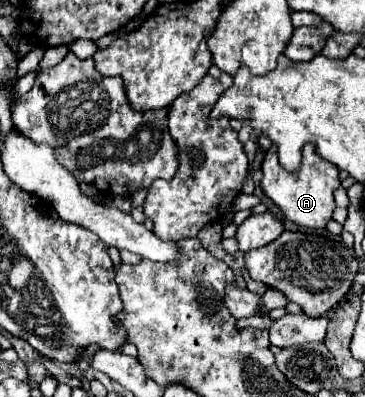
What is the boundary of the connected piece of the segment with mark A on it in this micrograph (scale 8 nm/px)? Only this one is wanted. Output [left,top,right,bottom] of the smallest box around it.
[261,144,341,230]

